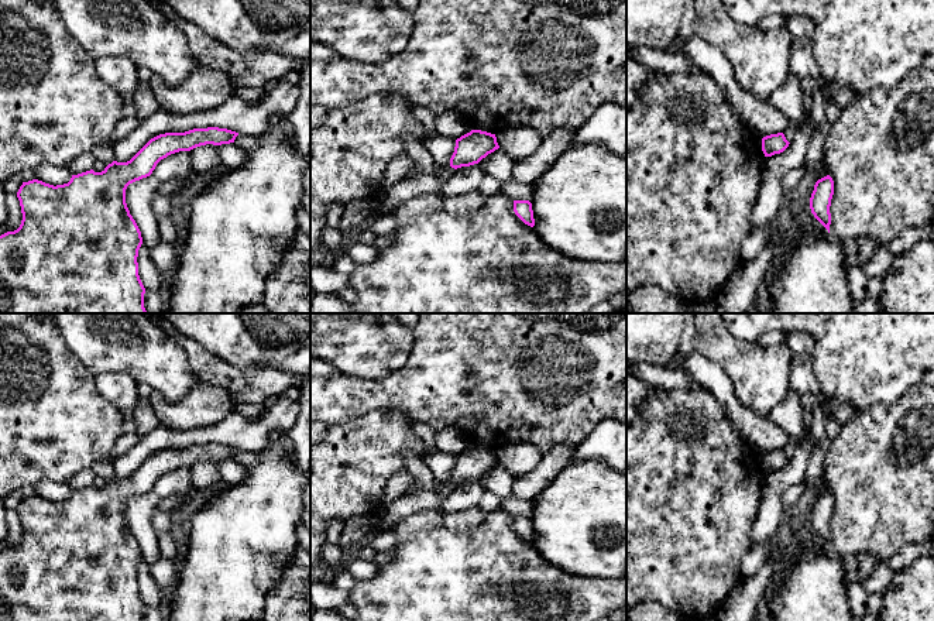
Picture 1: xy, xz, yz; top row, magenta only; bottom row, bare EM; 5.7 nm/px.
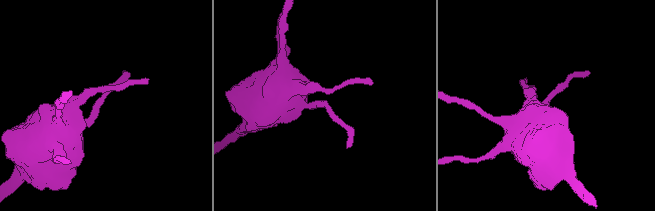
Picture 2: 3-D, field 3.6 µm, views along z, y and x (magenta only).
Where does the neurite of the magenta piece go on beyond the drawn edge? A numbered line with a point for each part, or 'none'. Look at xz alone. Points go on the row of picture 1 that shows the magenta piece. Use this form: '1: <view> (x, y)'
none

